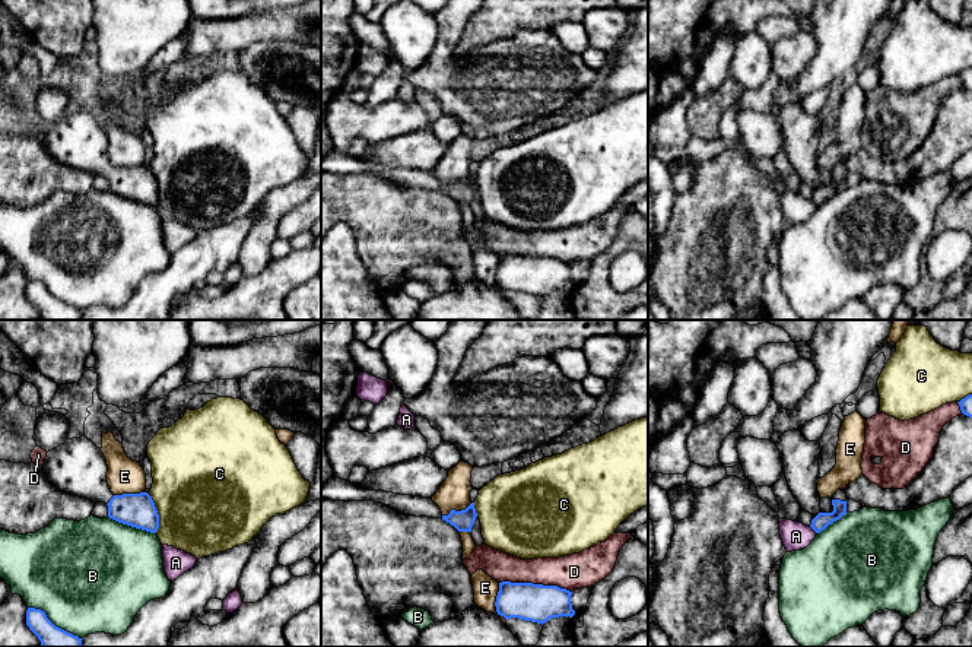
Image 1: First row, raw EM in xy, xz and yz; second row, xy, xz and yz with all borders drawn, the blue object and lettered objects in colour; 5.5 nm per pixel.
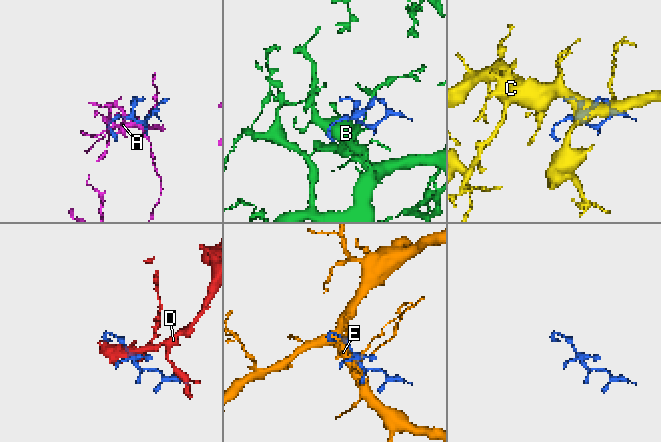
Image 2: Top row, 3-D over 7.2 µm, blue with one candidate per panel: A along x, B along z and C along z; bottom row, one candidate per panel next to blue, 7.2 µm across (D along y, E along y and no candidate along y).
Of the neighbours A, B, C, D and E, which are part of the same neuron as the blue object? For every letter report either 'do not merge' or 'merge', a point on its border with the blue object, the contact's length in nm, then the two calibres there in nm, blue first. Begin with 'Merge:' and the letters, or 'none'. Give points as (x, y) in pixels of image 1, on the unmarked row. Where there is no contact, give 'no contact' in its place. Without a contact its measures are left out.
Merge: none
A: do not merge | yz (813, 202) | 60 nm | 90/160 nm
B: do not merge | xy (53, 297) | 340 nm | 190/480 nm
C: do not merge | xy (156, 186) | 220 nm | 190/480 nm
D: do not merge | xz (536, 257) | 400 nm | 200/190 nm
E: do not merge | xz (495, 275) | 220 nm | 200/130 nm

